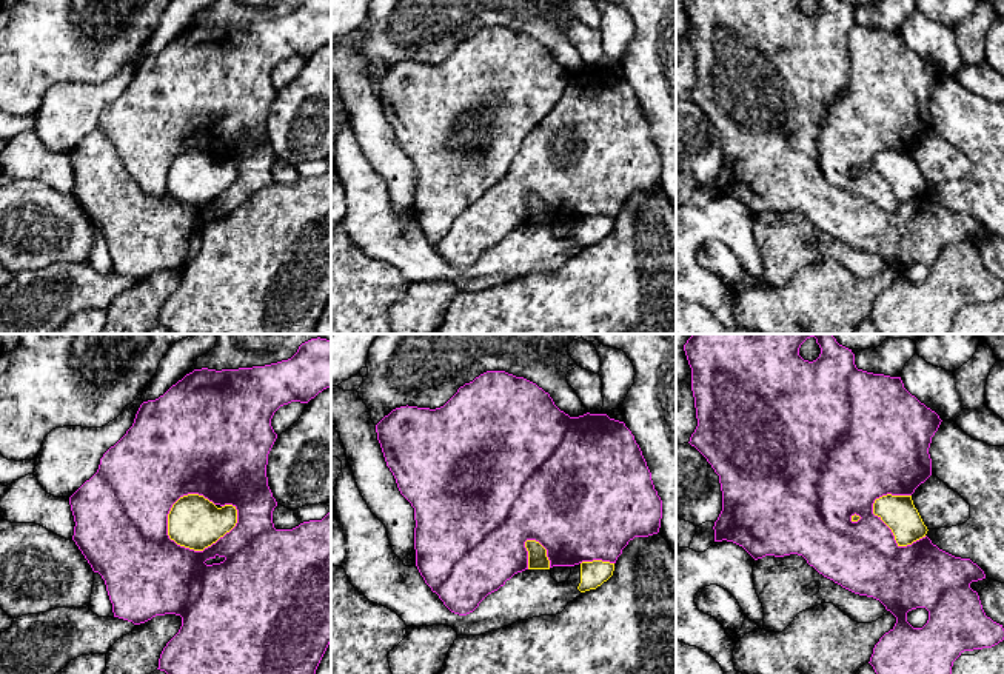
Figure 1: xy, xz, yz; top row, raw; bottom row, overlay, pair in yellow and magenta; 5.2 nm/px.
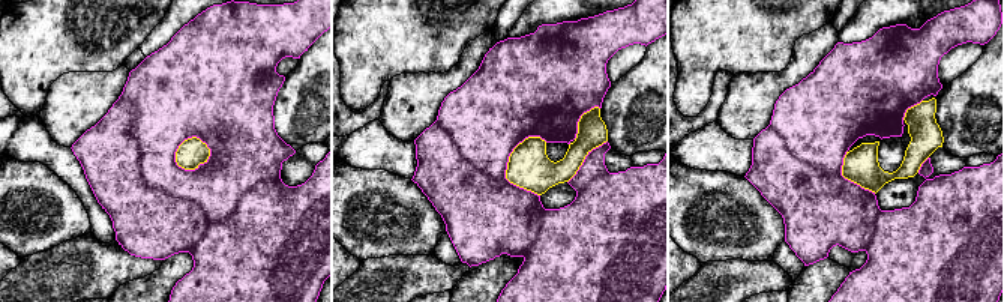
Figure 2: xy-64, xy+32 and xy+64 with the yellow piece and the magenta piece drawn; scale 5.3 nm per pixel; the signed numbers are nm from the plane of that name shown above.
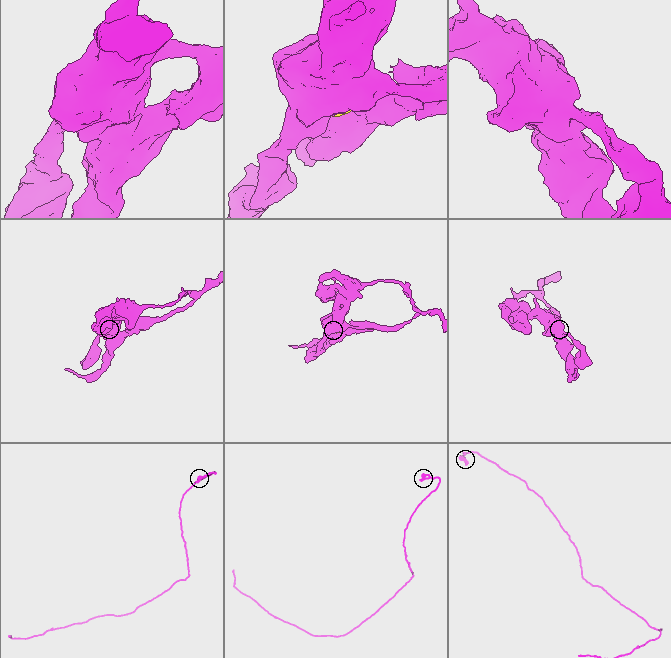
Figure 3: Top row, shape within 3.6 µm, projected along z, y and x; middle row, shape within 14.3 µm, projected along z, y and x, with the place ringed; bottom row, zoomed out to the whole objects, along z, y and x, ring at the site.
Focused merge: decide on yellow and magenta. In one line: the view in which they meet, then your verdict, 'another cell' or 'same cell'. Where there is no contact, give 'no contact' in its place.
contact in xy; another cell

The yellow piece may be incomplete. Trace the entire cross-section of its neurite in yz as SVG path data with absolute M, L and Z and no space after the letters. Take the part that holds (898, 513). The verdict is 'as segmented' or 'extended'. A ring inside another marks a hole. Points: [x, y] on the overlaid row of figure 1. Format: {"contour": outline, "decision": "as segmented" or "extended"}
{"contour": "M930 475L912 495L882 495L873 503L878 516L893 532L898 546L907 546L925 537L929 529L952 528L970 519L970 505L936 475Z", "decision": "extended"}

